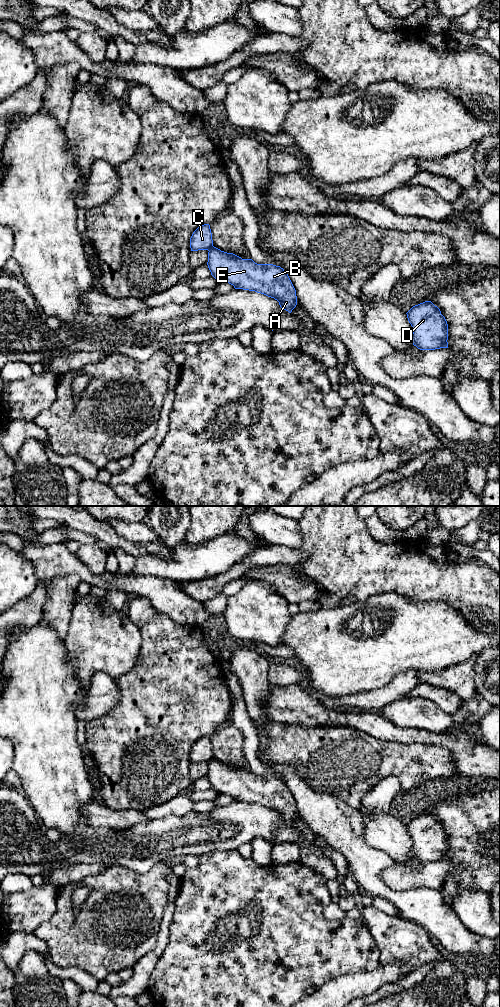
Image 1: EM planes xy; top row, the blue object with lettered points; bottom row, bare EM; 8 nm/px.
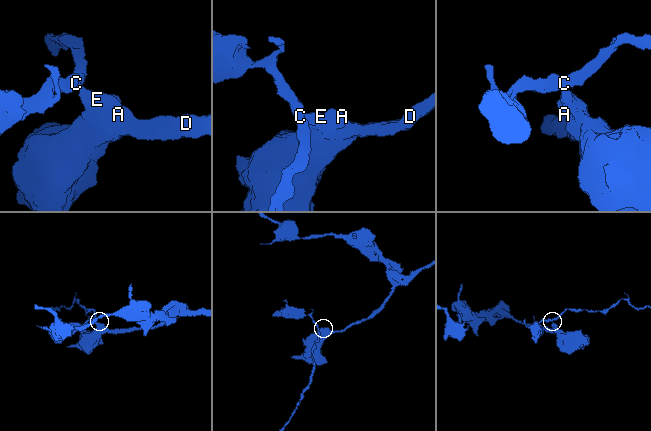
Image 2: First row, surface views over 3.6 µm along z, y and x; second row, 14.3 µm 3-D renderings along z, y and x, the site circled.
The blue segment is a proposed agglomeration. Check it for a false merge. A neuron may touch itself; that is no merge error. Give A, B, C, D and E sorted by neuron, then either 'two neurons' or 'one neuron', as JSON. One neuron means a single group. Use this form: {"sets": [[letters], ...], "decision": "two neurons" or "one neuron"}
{"sets": [["A", "B", "D", "E"], ["C"]], "decision": "two neurons"}

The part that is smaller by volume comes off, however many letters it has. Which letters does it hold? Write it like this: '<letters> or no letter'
C

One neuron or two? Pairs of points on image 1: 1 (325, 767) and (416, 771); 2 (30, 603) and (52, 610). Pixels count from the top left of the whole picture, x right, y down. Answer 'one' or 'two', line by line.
1: one
2: two

